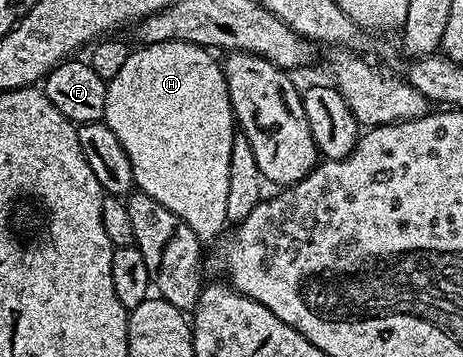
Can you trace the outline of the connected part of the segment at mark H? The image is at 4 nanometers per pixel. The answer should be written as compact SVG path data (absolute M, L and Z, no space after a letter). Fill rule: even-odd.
M180 40L136 47L131 56L125 58L125 66L121 66L117 78L107 81L105 110L102 119L103 123L109 126L109 130L113 130L113 134L117 134L121 146L125 146L125 154L129 154L129 166L133 166L133 178L135 179L134 187L140 192L149 194L149 198L157 198L157 202L161 202L161 206L165 206L165 210L173 210L173 214L177 214L177 218L181 218L181 222L185 222L185 226L189 226L189 230L193 230L193 234L197 234L200 241L203 242L211 239L214 241L229 224L225 214L225 201L229 194L229 154L233 150L233 138L237 135L235 112L231 108L229 90L223 77L223 66L217 60L215 64L215 60L211 56L214 55L199 44L190 44Z

